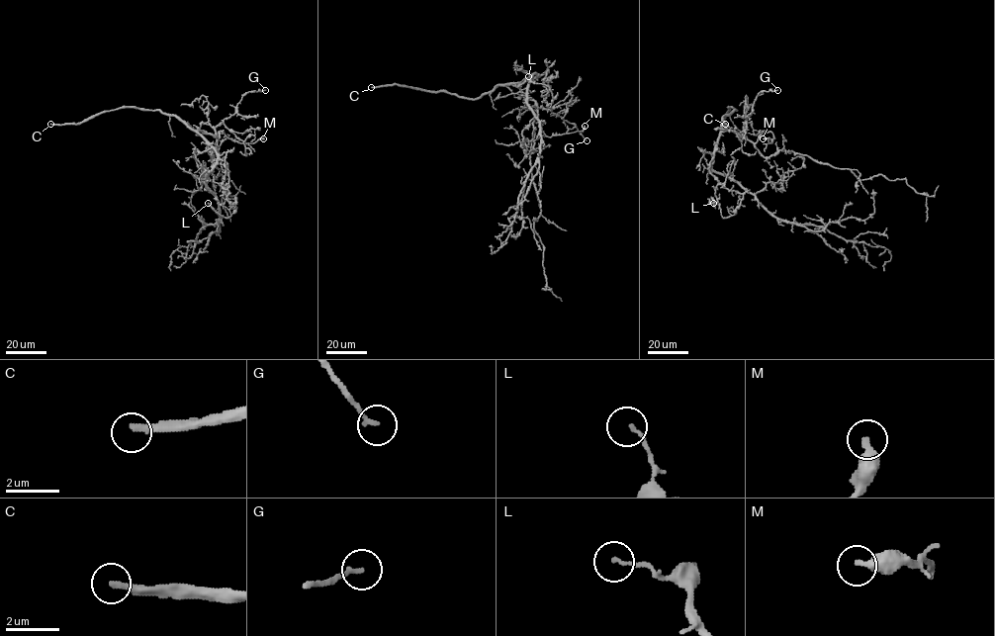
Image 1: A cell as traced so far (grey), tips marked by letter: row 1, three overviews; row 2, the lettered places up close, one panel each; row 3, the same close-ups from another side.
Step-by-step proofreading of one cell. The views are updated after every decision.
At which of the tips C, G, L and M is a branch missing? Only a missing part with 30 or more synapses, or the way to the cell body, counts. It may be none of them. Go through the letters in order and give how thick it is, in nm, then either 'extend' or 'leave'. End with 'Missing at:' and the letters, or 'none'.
C: 260 nm | extend
G: 160 nm | leave
L: 120 nm | leave
M: 360 nm | leave
Missing at: C

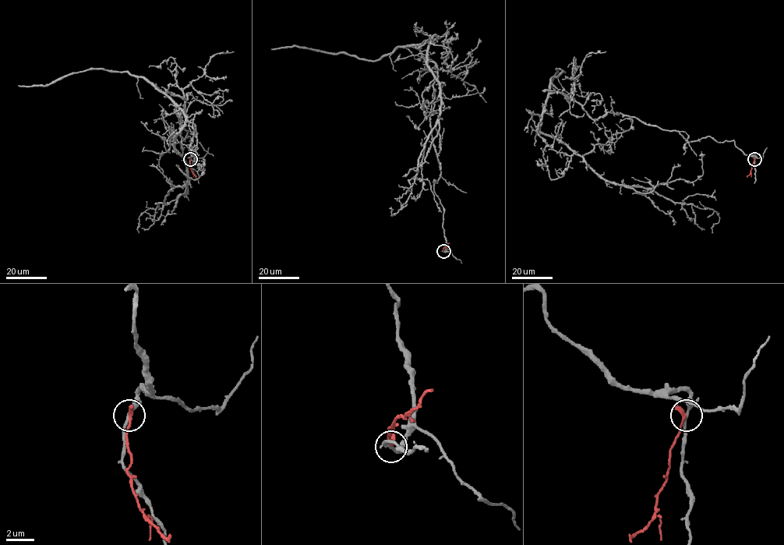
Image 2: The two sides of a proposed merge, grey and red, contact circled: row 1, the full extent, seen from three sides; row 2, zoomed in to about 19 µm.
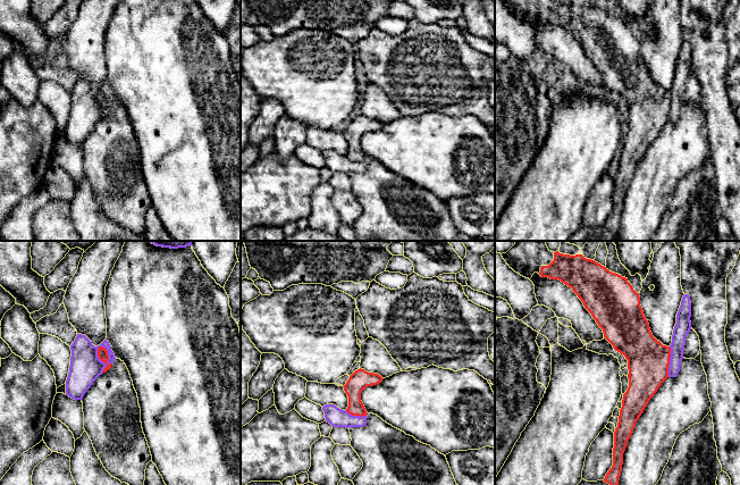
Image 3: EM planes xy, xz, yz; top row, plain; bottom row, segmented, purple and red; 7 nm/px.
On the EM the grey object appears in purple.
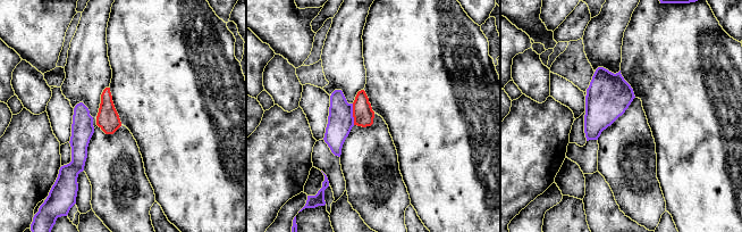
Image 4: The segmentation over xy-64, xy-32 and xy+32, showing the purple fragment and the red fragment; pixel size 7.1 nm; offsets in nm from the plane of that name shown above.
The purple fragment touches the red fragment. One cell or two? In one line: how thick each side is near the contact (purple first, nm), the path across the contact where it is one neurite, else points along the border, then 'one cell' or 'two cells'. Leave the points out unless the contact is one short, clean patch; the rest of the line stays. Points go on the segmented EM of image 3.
220/80 nm | along xy (100, 345), (98, 357), (106, 365), (101, 373) | two cells

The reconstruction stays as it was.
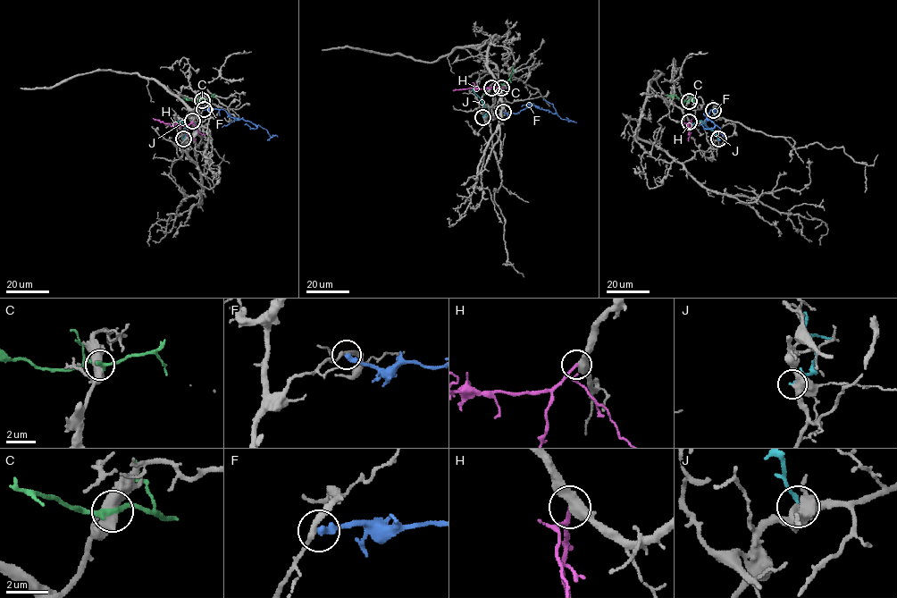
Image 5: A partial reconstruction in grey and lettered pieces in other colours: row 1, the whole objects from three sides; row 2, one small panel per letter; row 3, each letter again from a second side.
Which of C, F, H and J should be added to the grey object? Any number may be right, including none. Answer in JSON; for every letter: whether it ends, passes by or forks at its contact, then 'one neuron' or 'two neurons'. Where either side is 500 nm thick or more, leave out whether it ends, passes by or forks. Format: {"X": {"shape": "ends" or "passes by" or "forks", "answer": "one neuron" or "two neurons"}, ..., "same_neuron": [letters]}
{"C": {"answer": "two neurons"}, "F": {"shape": "ends", "answer": "two neurons"}, "H": {"shape": "passes by", "answer": "one neuron"}, "J": {"shape": "ends", "answer": "two neurons"}, "same_neuron": ["H"]}

